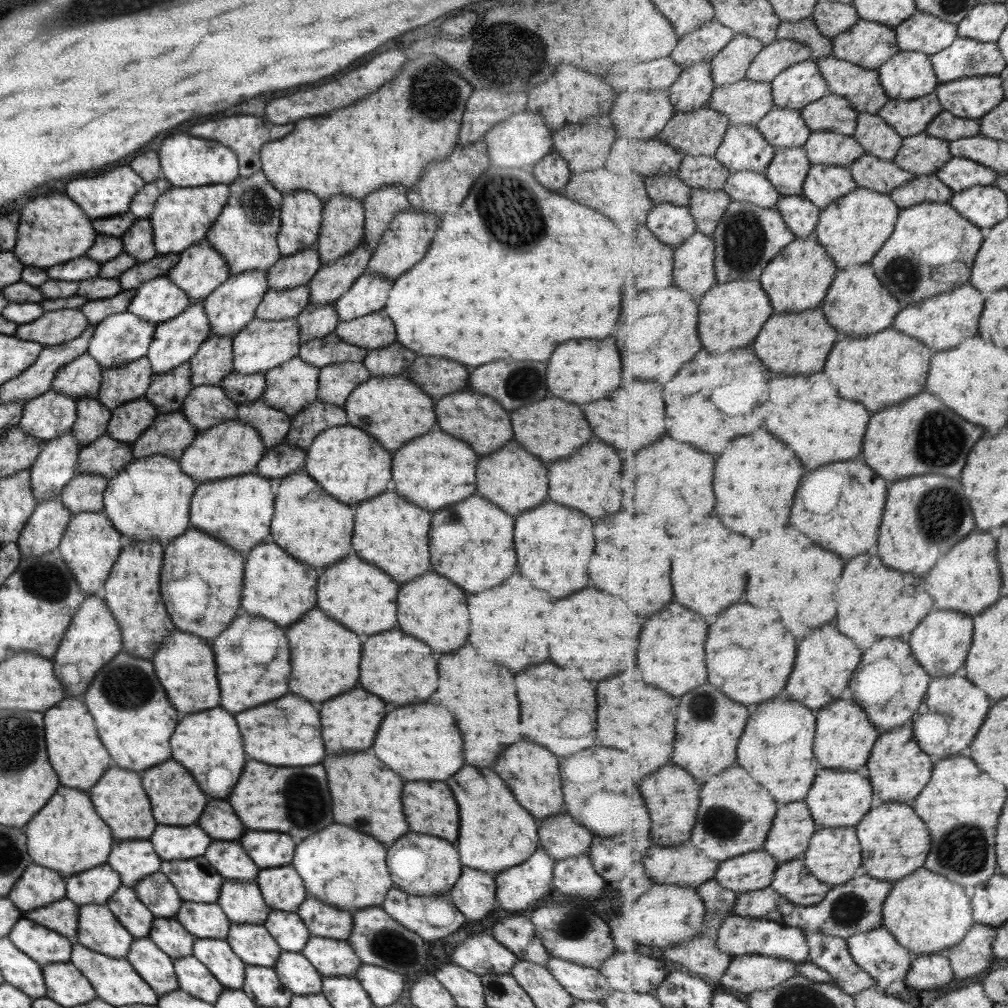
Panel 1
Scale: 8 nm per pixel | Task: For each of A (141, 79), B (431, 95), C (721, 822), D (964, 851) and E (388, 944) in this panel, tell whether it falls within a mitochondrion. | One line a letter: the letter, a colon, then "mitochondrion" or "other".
A: other
B: mitochondrion
C: mitochondrion
D: mitochondrion
E: mitochondrion

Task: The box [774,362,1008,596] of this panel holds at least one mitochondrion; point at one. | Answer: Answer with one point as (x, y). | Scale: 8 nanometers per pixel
(940, 441)

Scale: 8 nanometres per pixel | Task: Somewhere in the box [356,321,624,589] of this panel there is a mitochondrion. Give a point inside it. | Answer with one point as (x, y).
(522, 384)

